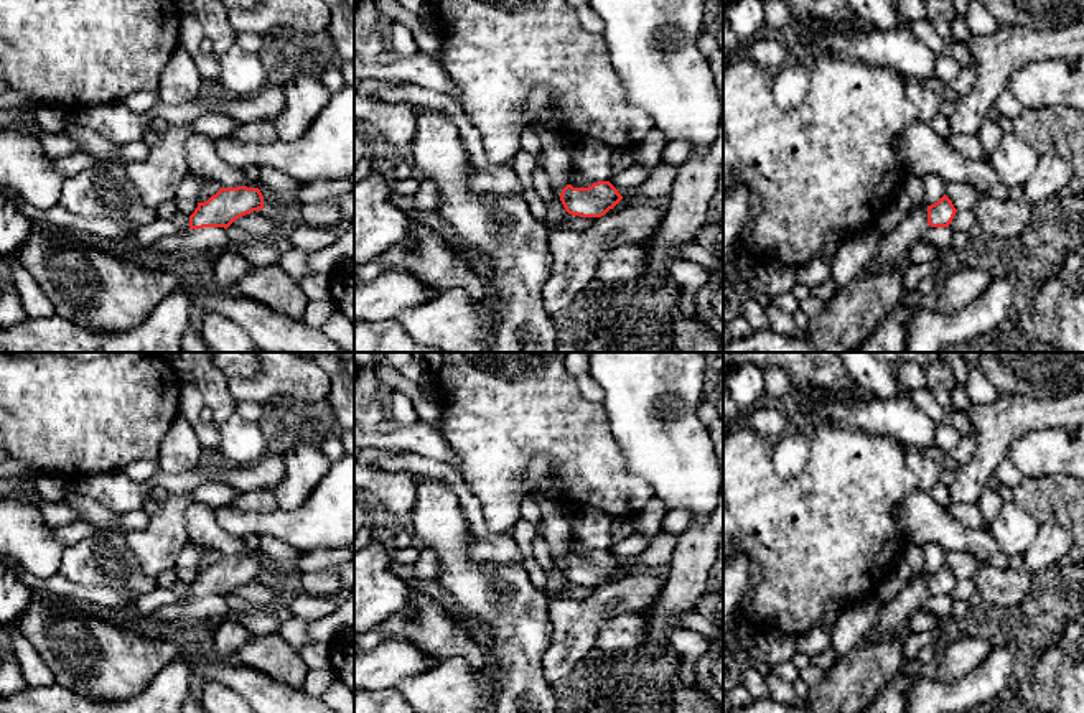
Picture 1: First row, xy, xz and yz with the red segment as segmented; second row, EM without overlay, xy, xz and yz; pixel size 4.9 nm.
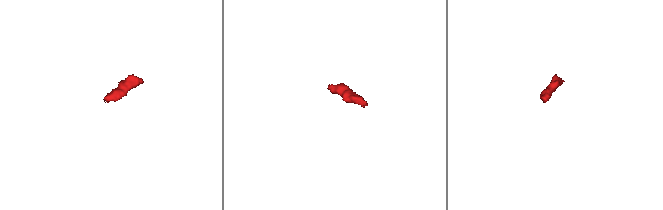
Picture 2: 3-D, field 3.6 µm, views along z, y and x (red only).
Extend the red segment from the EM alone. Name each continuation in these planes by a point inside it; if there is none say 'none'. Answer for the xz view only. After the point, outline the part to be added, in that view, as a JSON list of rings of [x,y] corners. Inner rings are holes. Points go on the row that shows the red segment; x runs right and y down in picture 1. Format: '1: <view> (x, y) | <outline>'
1: xz (577, 180) | [[[573,170],[568,184],[573,188],[588,188],[593,184],[593,181],[585,179],[578,171]]]

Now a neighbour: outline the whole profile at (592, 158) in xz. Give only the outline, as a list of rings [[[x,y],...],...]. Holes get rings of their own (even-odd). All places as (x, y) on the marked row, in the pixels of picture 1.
[[[595,138],[575,140],[570,153],[570,165],[585,179],[593,183],[610,181],[613,173],[611,168],[613,148]]]

